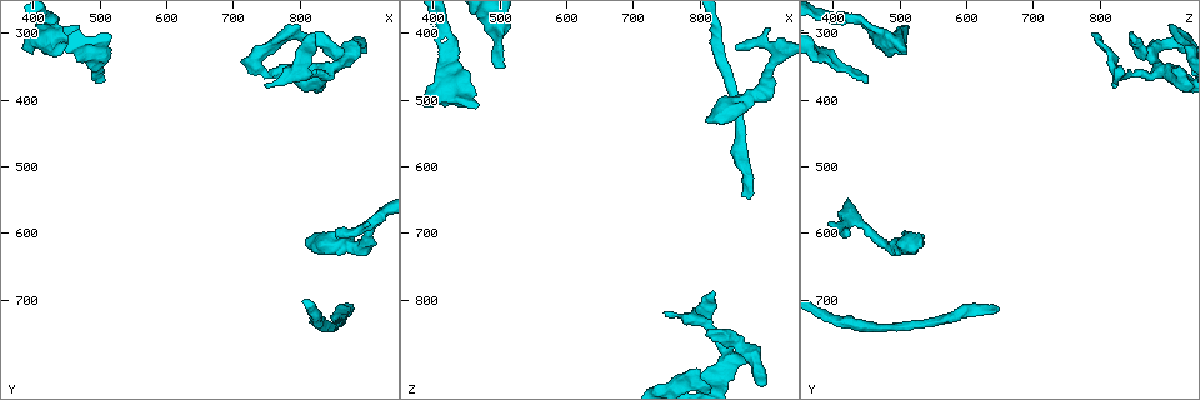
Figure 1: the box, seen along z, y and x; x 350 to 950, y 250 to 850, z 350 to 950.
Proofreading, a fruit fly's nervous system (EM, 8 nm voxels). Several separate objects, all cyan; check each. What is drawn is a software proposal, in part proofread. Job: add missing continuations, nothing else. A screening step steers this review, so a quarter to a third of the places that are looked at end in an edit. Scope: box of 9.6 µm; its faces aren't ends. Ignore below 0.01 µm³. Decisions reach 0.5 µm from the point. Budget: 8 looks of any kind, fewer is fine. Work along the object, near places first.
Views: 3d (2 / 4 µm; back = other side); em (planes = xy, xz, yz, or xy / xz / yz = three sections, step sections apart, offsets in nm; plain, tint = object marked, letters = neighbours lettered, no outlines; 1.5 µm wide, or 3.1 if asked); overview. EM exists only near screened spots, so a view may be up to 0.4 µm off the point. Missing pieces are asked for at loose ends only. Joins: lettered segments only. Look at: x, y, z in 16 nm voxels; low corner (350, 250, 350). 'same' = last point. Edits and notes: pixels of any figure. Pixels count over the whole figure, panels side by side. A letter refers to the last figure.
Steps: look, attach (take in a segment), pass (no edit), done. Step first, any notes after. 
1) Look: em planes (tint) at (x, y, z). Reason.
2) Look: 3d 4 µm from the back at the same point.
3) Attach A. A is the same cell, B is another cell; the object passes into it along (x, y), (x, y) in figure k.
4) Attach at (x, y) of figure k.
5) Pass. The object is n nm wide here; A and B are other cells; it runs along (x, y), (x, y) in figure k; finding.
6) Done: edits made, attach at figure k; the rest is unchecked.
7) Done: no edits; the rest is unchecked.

Look: 3d 2 µm at (870, 720, 650). An open end.

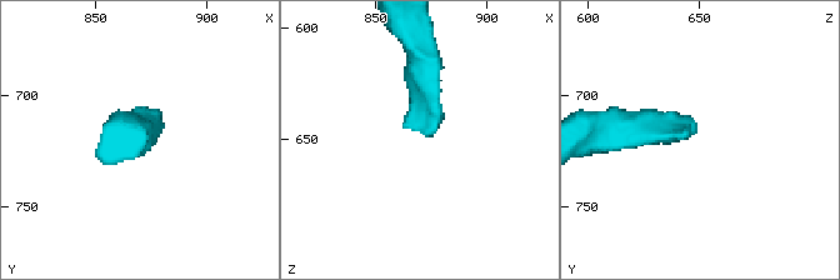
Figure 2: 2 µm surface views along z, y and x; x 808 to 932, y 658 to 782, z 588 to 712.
Look: em planes (letters) at (873, 716, 649).

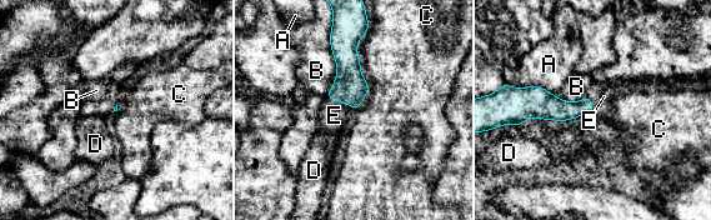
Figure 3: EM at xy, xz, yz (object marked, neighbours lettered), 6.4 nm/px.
Attach E. The longest contact is with B, 460 nm; E is the same cell, A, B, C and D are other cells; the object passes into it along (350, 86), (340, 101), (334, 115) in figure 3; the neuron continues.

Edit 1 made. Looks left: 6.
Look: em planes (letters) at (855, 595, 415).

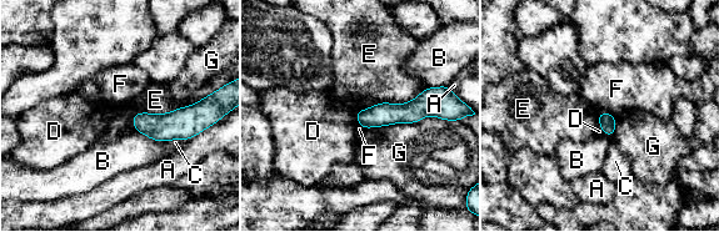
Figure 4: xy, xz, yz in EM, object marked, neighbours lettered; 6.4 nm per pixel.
Pass. The longest contact is with G, 550 nm; A, B, C, D, E, F and G are other cells; a border runs along (205, 96), (136, 112), (131, 125) in figure 4; no lettered segment goes on from it.

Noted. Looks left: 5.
Look: em xy step 4 (tint) at (500, 370, 450). Tapers out.

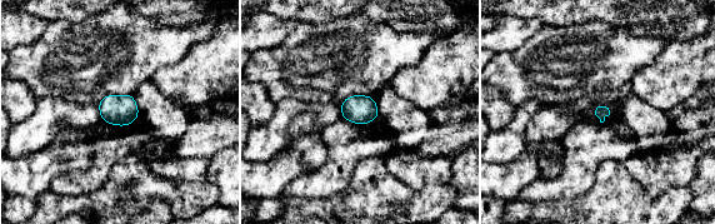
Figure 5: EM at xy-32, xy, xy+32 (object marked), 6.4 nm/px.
Look: em planes (letters) at the same point.

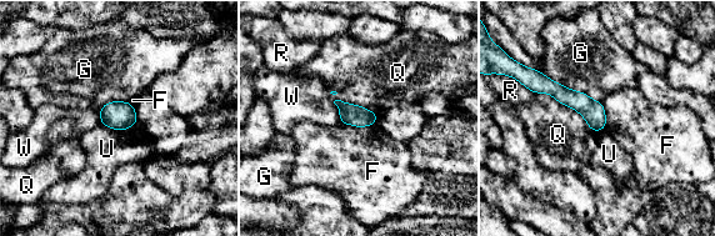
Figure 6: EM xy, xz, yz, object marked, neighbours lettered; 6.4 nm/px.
Pass. The object is 140 nm wide here; F, G, Q, R, U and W are other cells; no lettered segment goes on from it.

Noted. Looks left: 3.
Done: edits made, attach at figure 3; the rest is unchecked.

